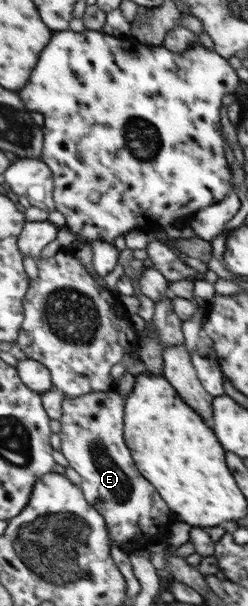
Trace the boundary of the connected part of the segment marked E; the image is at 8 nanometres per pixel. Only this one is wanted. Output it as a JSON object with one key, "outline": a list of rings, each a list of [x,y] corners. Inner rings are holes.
{"outline":[[[117,391],[94,392],[85,394],[82,397],[65,396],[62,400],[62,416],[59,422],[61,423],[61,432],[58,434],[61,440],[61,452],[63,456],[67,458],[71,468],[74,468],[81,475],[81,486],[85,500],[106,519],[106,525],[109,527],[111,533],[112,545],[115,542],[124,552],[129,554],[131,550],[136,550],[136,553],[140,553],[144,552],[149,545],[159,544],[163,539],[168,539],[167,530],[177,518],[175,518],[173,512],[167,508],[167,504],[163,504],[163,500],[161,500],[161,496],[157,494],[155,486],[153,486],[149,480],[145,480],[145,478],[139,474],[139,470],[135,468],[137,464],[133,464],[134,457],[131,456],[131,450],[126,440],[123,440],[123,398],[117,396]]]}

